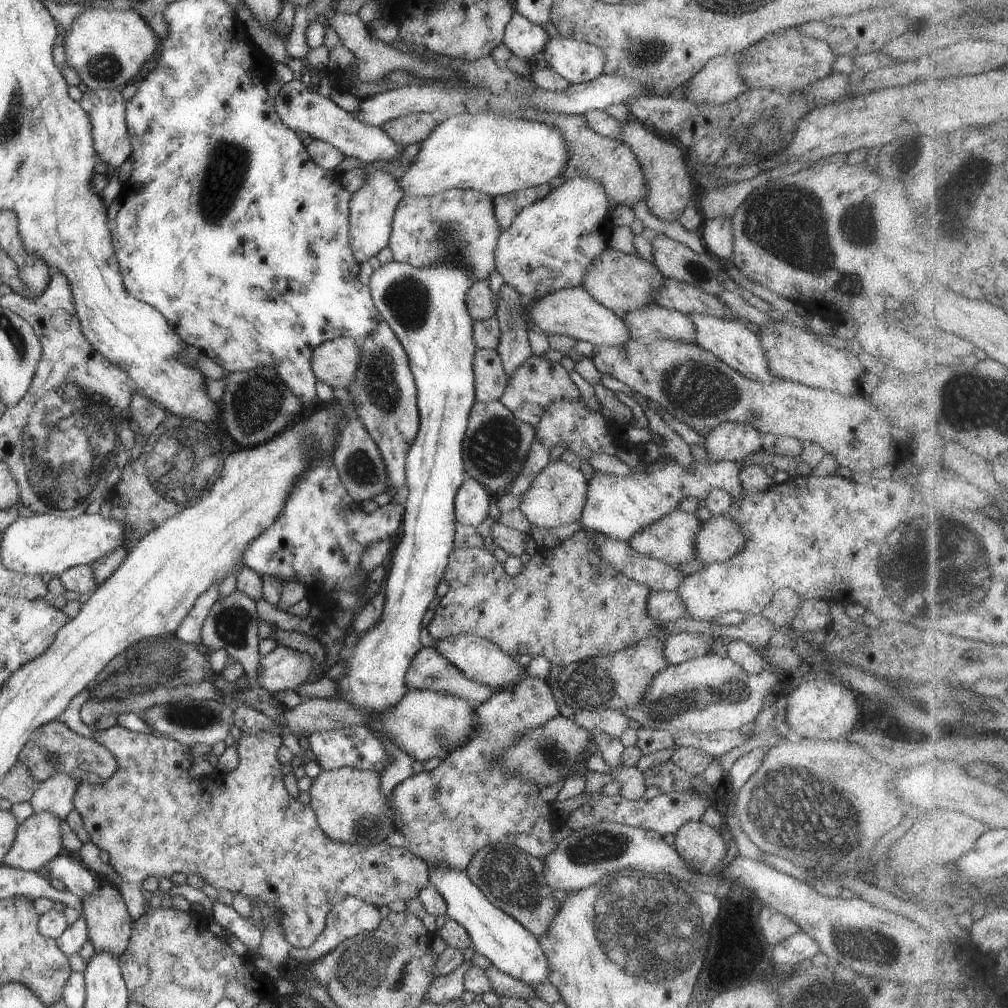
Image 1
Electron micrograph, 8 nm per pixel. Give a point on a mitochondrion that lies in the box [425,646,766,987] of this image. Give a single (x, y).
(510, 878)

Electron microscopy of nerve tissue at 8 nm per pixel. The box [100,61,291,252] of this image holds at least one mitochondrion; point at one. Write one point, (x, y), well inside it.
(222, 177)

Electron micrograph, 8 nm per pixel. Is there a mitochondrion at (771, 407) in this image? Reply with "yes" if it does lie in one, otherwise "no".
no

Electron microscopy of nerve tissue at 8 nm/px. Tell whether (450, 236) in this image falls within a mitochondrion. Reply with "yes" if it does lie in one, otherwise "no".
yes

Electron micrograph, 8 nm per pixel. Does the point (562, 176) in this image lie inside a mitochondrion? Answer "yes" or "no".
no

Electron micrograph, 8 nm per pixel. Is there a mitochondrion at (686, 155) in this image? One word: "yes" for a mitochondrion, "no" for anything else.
no

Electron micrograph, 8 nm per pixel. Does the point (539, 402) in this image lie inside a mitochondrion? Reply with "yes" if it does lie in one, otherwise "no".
no

